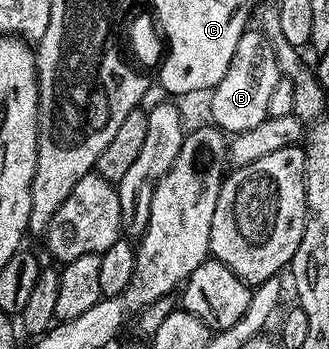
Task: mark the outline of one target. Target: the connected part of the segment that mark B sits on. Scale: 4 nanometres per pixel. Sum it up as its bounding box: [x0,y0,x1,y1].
[209,28,282,135]

